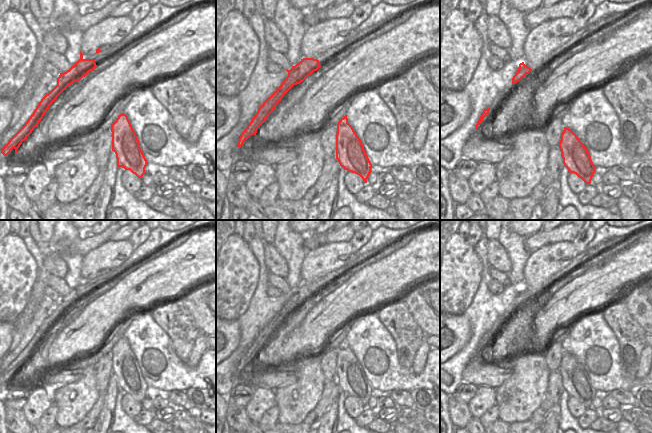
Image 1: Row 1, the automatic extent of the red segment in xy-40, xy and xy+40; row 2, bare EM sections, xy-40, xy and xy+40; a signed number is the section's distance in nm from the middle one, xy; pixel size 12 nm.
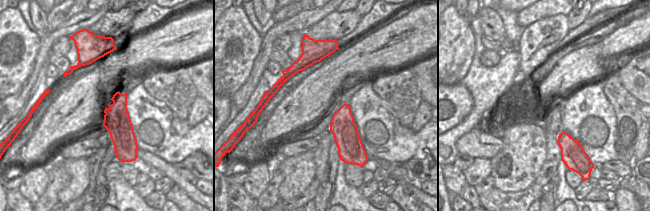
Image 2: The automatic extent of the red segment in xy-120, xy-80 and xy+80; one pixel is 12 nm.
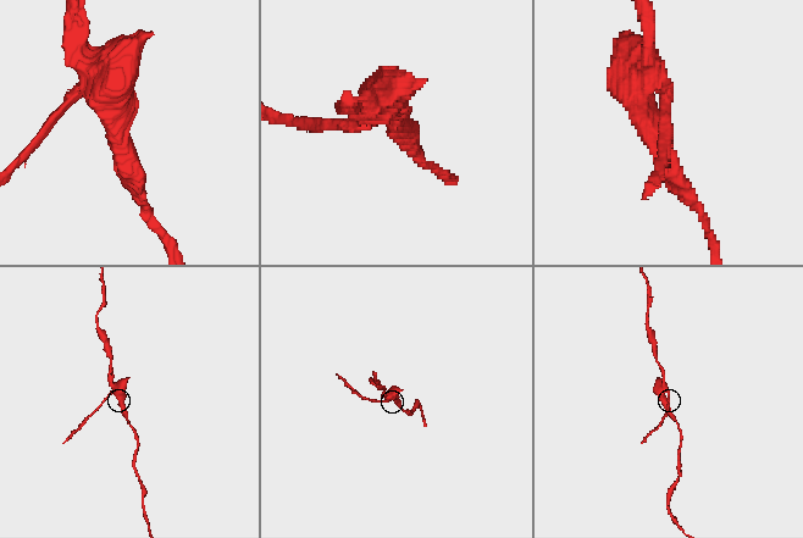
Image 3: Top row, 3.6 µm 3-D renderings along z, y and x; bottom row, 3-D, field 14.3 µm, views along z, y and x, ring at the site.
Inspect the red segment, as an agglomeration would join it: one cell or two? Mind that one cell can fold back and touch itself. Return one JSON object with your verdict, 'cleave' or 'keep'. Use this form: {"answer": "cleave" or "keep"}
{"answer": "cleave"}

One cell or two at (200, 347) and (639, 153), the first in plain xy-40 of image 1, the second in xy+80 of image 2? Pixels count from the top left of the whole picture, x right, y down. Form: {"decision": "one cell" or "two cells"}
{"decision": "one cell"}

